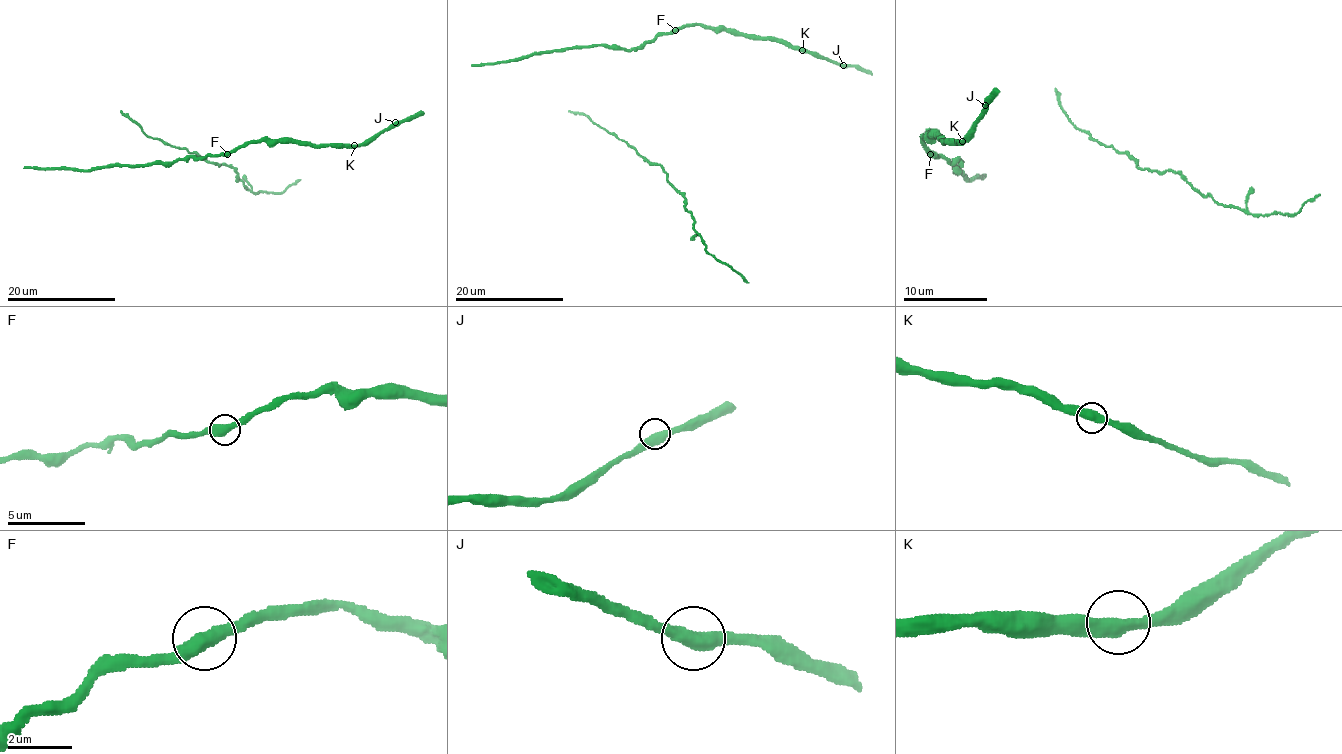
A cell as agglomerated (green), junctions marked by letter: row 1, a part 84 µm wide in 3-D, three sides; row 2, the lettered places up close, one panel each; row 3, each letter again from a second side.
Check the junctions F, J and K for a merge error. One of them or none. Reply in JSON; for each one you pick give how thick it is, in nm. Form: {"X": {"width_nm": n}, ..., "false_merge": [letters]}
{"false_merge": []}

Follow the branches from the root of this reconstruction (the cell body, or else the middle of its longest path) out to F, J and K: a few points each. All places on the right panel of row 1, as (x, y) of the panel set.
F: (964, 170), (958, 172), (954, 168), (960, 164), (958, 160), (945, 160), (931, 154)
J: (964, 170), (954, 168), (958, 160), (931, 151), (922, 137), (962, 141), (985, 105)
K: (964, 170), (954, 168), (958, 160), (931, 151), (922, 137), (962, 141)

